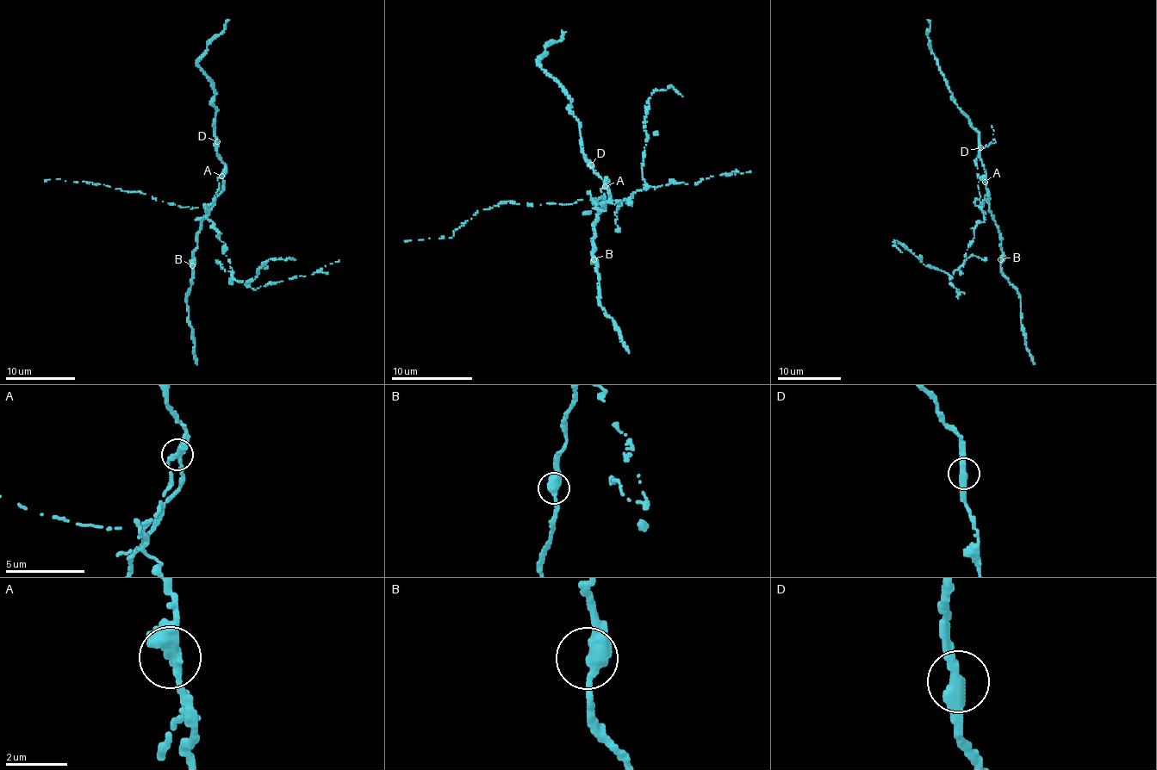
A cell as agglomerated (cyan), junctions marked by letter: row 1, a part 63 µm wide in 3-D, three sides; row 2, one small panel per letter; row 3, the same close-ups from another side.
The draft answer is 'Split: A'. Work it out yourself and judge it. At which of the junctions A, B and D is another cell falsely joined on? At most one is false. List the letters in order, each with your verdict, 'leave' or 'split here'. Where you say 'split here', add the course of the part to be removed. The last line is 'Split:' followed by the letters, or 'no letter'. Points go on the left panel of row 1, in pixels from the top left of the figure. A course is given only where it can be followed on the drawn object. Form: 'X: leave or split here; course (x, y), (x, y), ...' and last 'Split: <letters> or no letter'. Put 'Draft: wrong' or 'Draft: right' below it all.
A: split here; course (221, 176), (208, 218), (225, 244), (235, 280), (255, 289), (314, 274), (339, 260)
B: leave
D: leave
Split: A
Draft: right

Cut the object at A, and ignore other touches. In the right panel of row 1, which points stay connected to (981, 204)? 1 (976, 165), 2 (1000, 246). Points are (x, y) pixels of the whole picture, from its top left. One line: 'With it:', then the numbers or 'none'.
With it: 1

